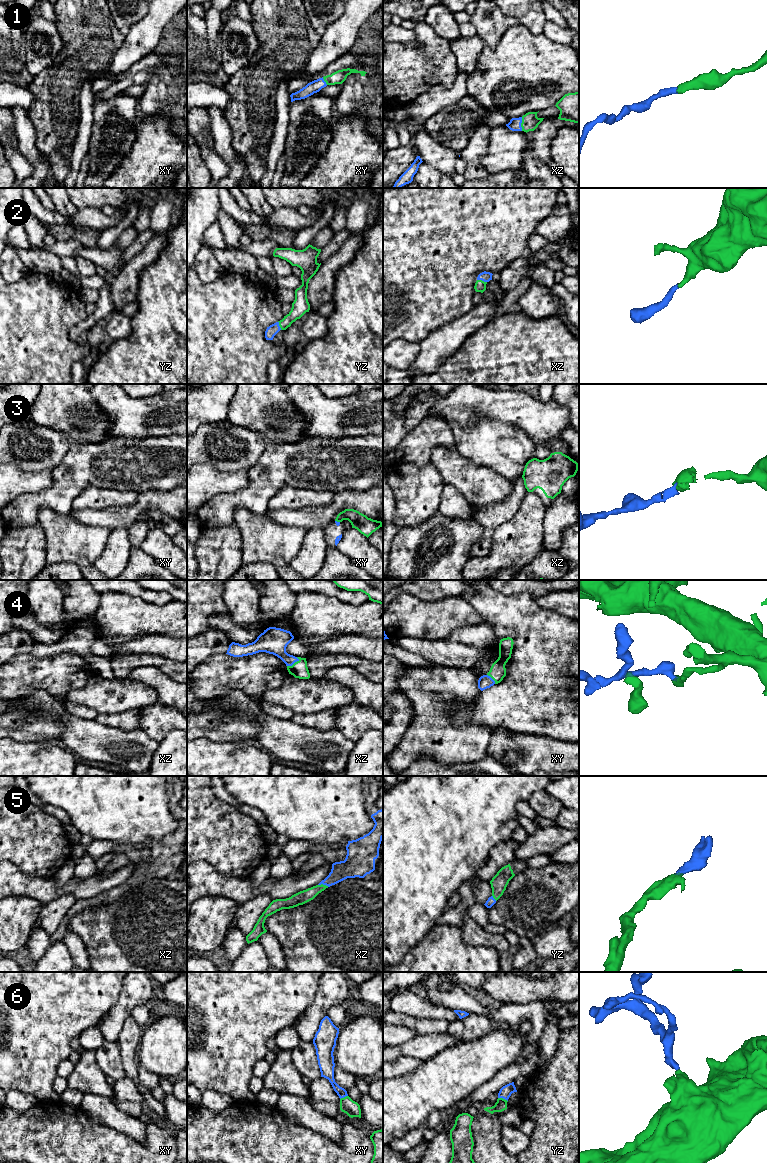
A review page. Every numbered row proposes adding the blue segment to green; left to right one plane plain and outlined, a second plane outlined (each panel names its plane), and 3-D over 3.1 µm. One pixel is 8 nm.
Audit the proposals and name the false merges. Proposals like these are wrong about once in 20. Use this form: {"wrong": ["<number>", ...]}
{"wrong": []}

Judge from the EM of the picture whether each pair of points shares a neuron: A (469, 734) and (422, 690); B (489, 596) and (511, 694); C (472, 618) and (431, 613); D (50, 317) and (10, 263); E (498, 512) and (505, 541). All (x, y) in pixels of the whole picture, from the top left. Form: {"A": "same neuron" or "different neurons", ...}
{"A": "same neuron", "B": "same neuron", "C": "same neuron", "D": "different neurons", "E": "different neurons"}

